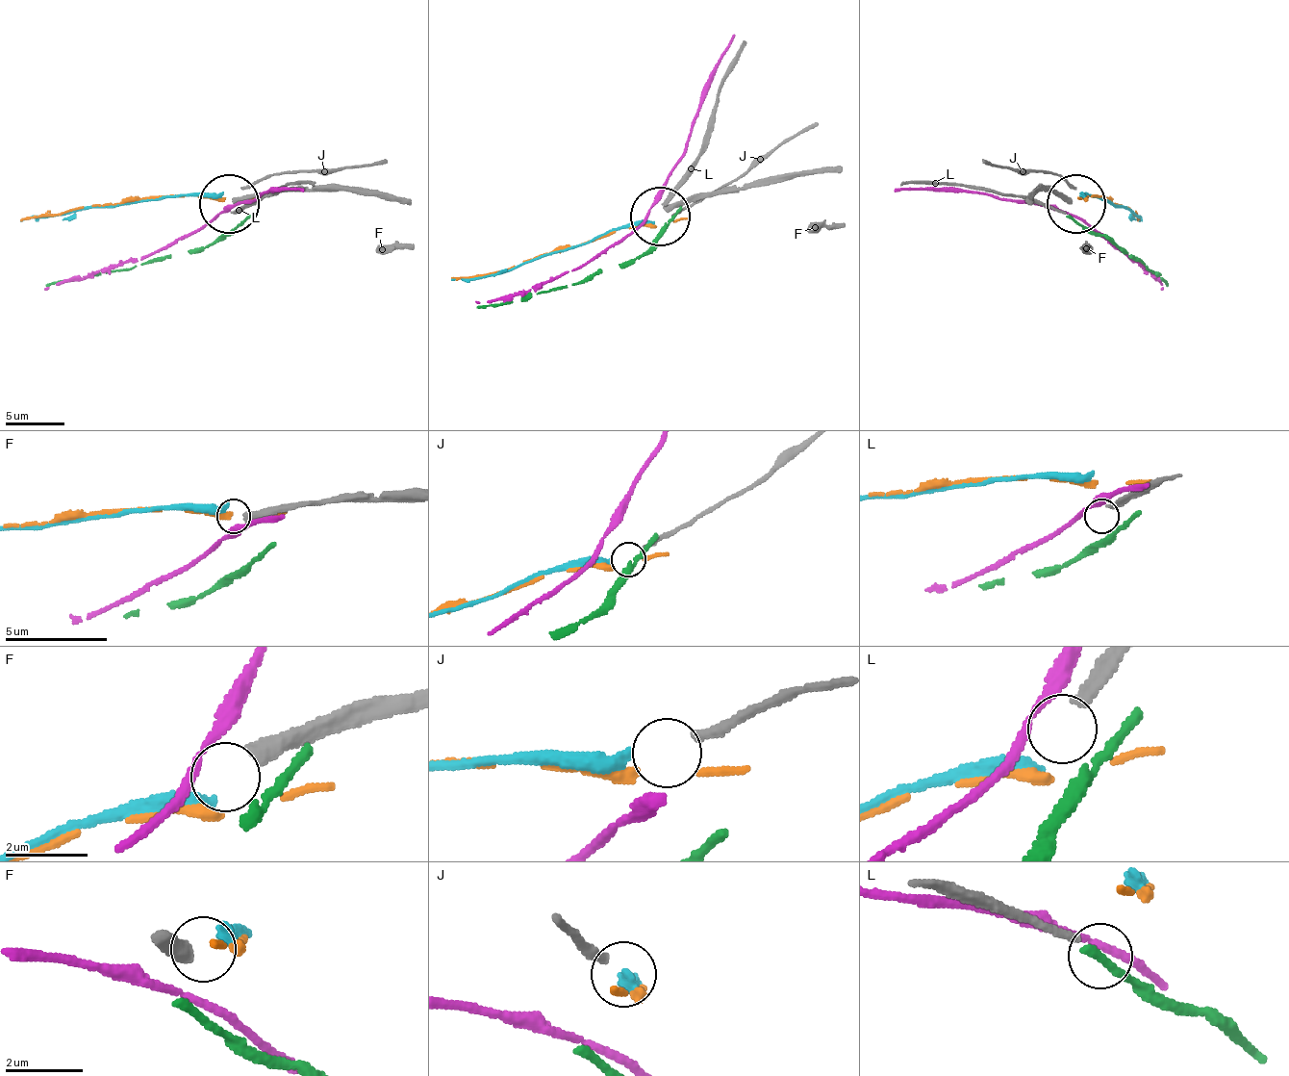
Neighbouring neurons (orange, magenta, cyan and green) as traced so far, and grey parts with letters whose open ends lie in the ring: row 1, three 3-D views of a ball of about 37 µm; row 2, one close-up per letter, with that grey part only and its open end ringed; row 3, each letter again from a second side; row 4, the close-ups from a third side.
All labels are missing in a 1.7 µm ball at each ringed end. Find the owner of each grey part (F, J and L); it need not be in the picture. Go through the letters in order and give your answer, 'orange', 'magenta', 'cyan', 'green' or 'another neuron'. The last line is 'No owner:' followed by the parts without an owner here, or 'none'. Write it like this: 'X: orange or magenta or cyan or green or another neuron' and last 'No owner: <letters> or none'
F: another neuron
J: cyan
L: another neuron
No owner: F, L

